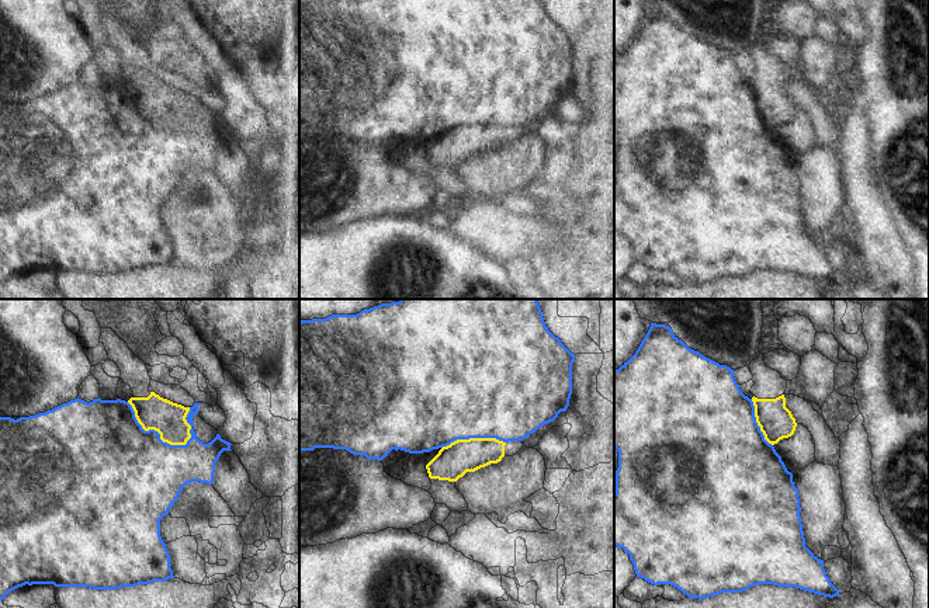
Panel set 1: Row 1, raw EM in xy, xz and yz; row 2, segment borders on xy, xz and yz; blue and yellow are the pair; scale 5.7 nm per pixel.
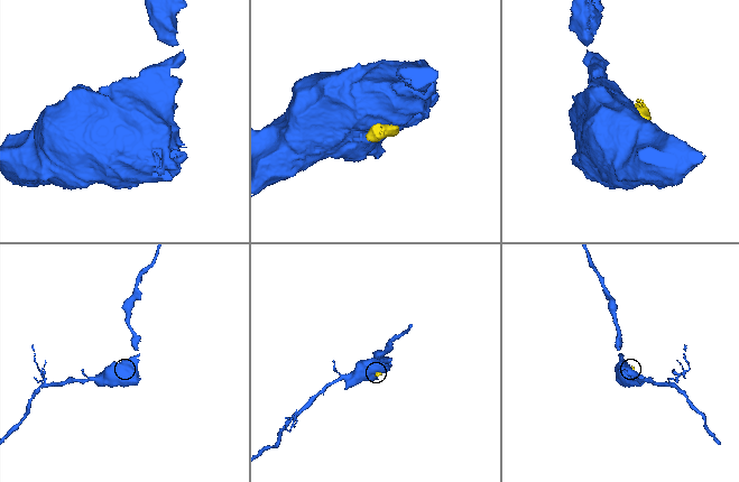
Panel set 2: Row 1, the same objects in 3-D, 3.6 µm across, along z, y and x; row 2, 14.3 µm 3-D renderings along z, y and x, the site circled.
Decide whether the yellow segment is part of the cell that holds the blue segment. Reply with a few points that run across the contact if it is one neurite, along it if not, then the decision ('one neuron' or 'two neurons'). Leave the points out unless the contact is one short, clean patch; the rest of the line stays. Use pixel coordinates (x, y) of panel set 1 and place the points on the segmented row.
line xy (127, 402), (137, 421), (163, 441), (184, 444), (191, 437); two neurons

